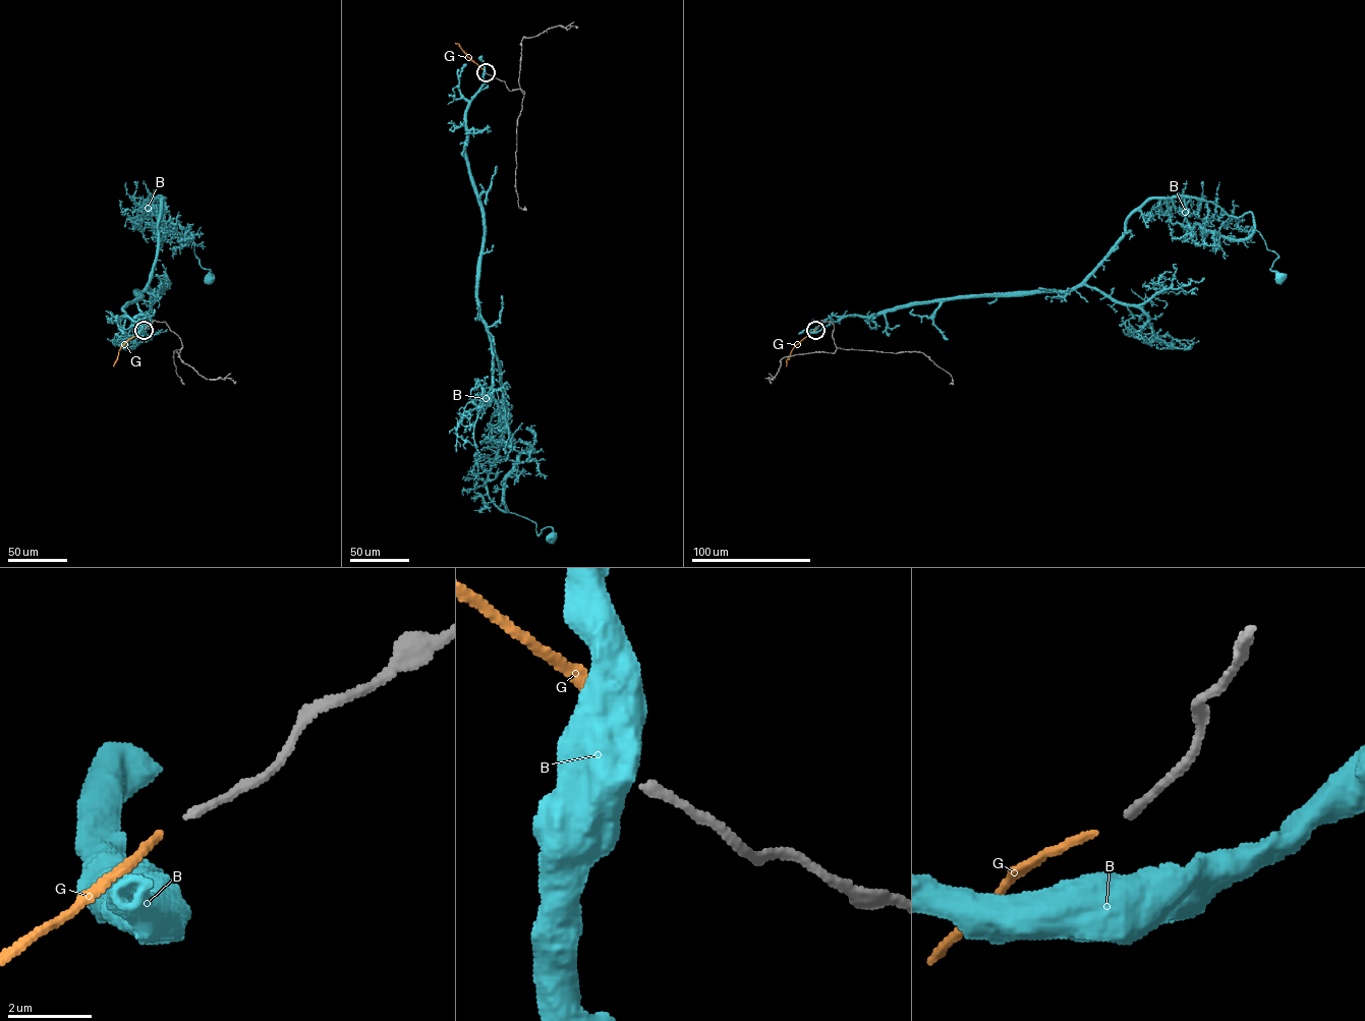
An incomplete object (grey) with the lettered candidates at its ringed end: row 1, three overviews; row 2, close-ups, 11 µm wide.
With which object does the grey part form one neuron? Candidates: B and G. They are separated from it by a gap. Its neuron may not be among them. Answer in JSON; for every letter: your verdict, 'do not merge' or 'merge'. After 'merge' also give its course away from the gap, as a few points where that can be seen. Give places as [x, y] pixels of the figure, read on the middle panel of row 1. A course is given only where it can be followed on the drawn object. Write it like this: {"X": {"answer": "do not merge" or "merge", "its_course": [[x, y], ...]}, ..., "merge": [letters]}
{"B": {"answer": "do not merge"}, "G": {"answer": "merge", "its_course": [[485, 72], [455, 43]]}, "merge": ["G"]}

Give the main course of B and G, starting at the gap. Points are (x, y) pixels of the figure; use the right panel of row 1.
B: (815, 331), (936, 300), (1074, 289), (1152, 199), (1250, 212), (1280, 278)
G: (815, 330), (794, 346), (786, 365)

